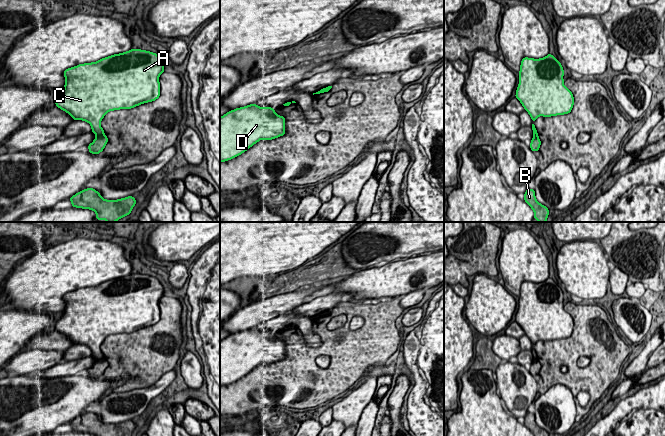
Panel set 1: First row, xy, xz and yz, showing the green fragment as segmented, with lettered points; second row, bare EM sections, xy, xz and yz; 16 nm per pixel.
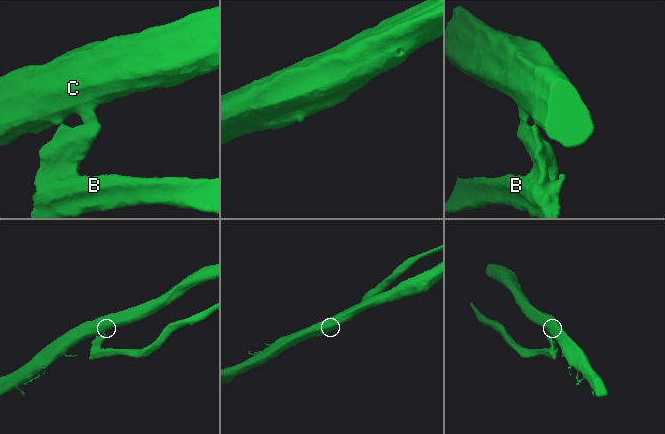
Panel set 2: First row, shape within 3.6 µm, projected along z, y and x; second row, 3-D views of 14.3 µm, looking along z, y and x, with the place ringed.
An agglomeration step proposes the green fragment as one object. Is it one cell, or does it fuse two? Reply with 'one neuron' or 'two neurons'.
two neurons

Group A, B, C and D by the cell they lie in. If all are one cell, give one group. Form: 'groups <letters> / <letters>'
groups A C D / B

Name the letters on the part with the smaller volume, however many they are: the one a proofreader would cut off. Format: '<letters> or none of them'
B

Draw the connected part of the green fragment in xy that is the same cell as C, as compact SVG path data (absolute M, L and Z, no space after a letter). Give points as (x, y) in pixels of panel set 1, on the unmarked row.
M131 273L127 276L111 279L97 286L79 288L64 295L66 307L63 316L55 324L55 329L67 336L73 344L88 346L97 361L105 359L100 346L109 335L119 333L131 333L138 329L155 325L160 321L159 300L165 296L164 287L156 277Z

